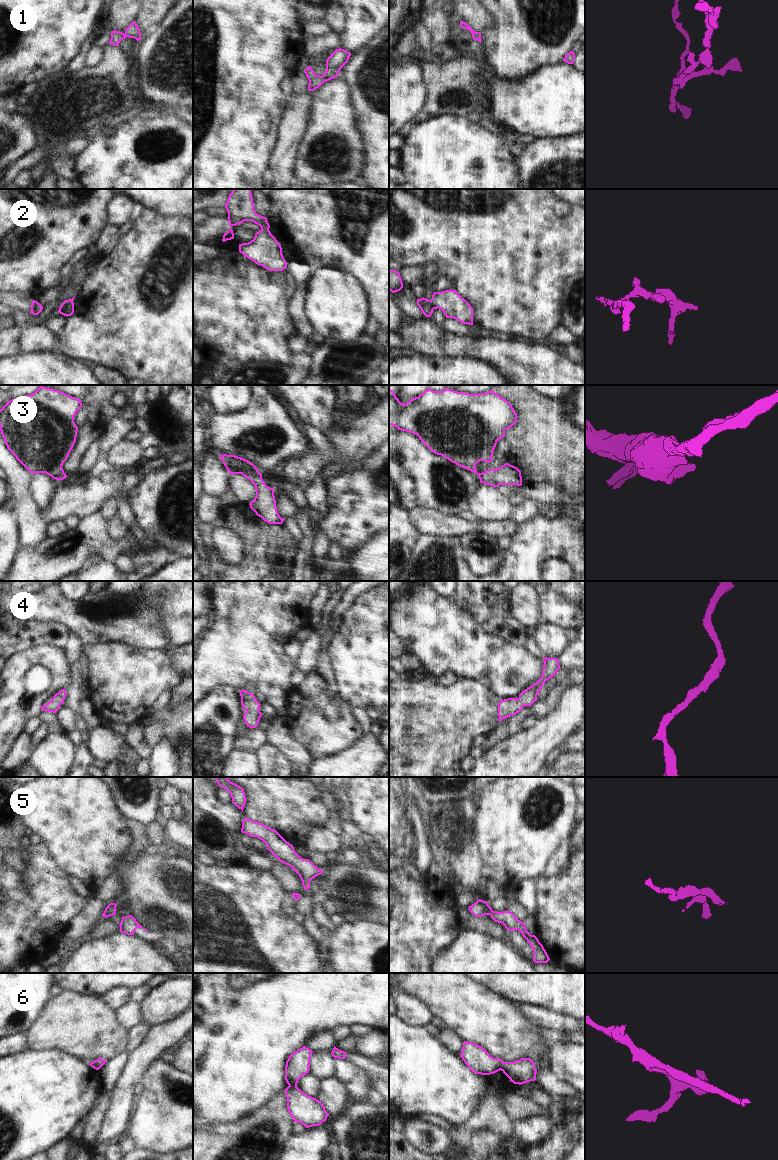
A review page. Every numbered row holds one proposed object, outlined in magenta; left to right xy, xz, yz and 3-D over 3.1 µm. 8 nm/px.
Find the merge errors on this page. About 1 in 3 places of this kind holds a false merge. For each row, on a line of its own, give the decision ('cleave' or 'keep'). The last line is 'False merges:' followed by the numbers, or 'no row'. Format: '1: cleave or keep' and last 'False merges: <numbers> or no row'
1: keep
2: cleave
3: keep
4: keep
5: keep
6: keep
False merges: 2

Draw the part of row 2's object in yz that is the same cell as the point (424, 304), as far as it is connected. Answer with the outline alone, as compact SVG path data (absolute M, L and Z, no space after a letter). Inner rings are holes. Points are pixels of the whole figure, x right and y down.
M424 297L421 298L421 299L417 299L417 305L419 306L422 313L426 317L431 317L434 309L433 309L433 306L432 306L430 300L428 300L428 299L424 298Z

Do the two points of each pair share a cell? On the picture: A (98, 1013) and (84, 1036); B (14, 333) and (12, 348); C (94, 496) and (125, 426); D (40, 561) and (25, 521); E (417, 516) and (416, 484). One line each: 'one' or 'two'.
A: one
B: one
C: one
D: two
E: two

